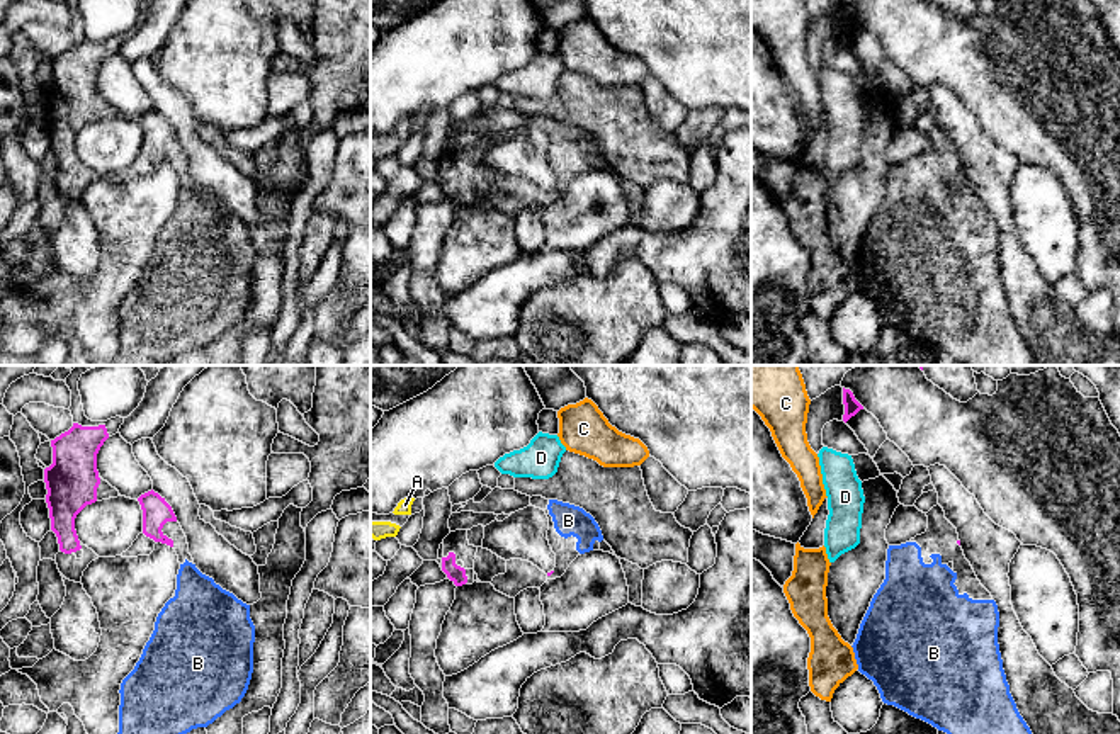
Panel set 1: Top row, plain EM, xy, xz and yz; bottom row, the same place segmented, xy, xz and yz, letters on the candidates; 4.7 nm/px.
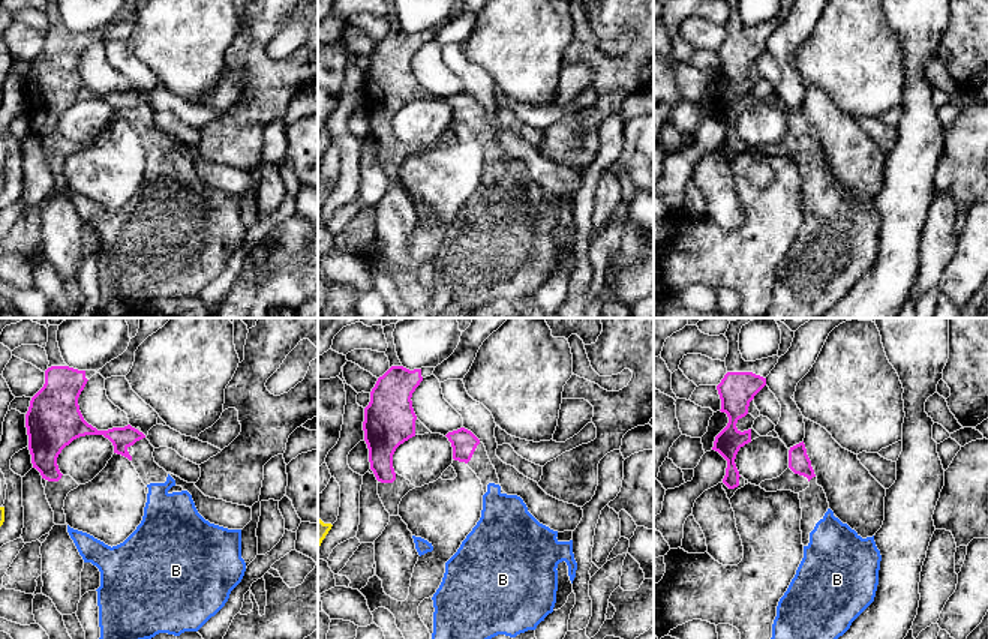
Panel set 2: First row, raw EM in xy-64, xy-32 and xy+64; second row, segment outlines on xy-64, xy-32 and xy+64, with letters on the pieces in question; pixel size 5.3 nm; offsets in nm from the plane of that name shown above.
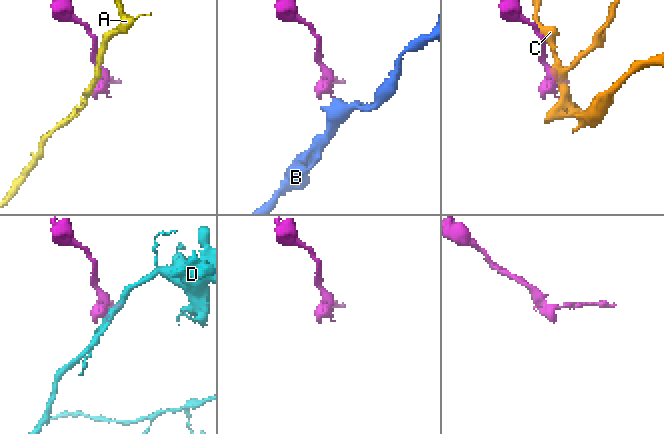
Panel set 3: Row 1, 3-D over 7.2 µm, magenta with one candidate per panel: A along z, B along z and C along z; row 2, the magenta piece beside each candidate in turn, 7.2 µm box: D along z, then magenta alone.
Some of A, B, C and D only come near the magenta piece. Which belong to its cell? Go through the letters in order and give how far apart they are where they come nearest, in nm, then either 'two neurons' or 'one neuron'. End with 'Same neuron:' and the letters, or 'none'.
A: 240 nm apart; two neurons
B: 90 nm apart; one neuron
C: 160 nm apart; two neurons
D: 140 nm apart; two neurons
Same neuron: B

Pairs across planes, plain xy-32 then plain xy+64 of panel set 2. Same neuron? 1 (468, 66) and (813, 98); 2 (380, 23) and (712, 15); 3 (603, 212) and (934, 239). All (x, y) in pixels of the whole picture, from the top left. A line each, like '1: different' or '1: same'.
1: same
2: different
3: same

